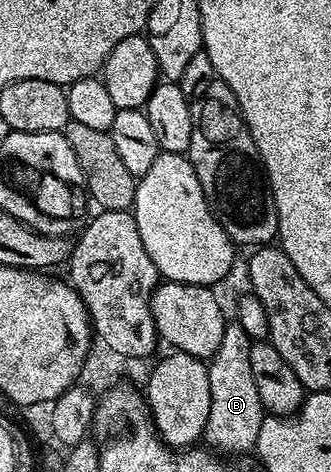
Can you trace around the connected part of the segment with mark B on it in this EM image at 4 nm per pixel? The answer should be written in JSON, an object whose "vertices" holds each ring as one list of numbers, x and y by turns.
{"vertices":[[233,319,223,331,223,343,219,351,208,358,209,378,211,379,211,415,207,415,204,442,210,450,221,455,245,453,256,450,259,427,267,411,259,399,259,387,255,387,255,375,251,375,251,347,254,338,242,327,240,321]]}

